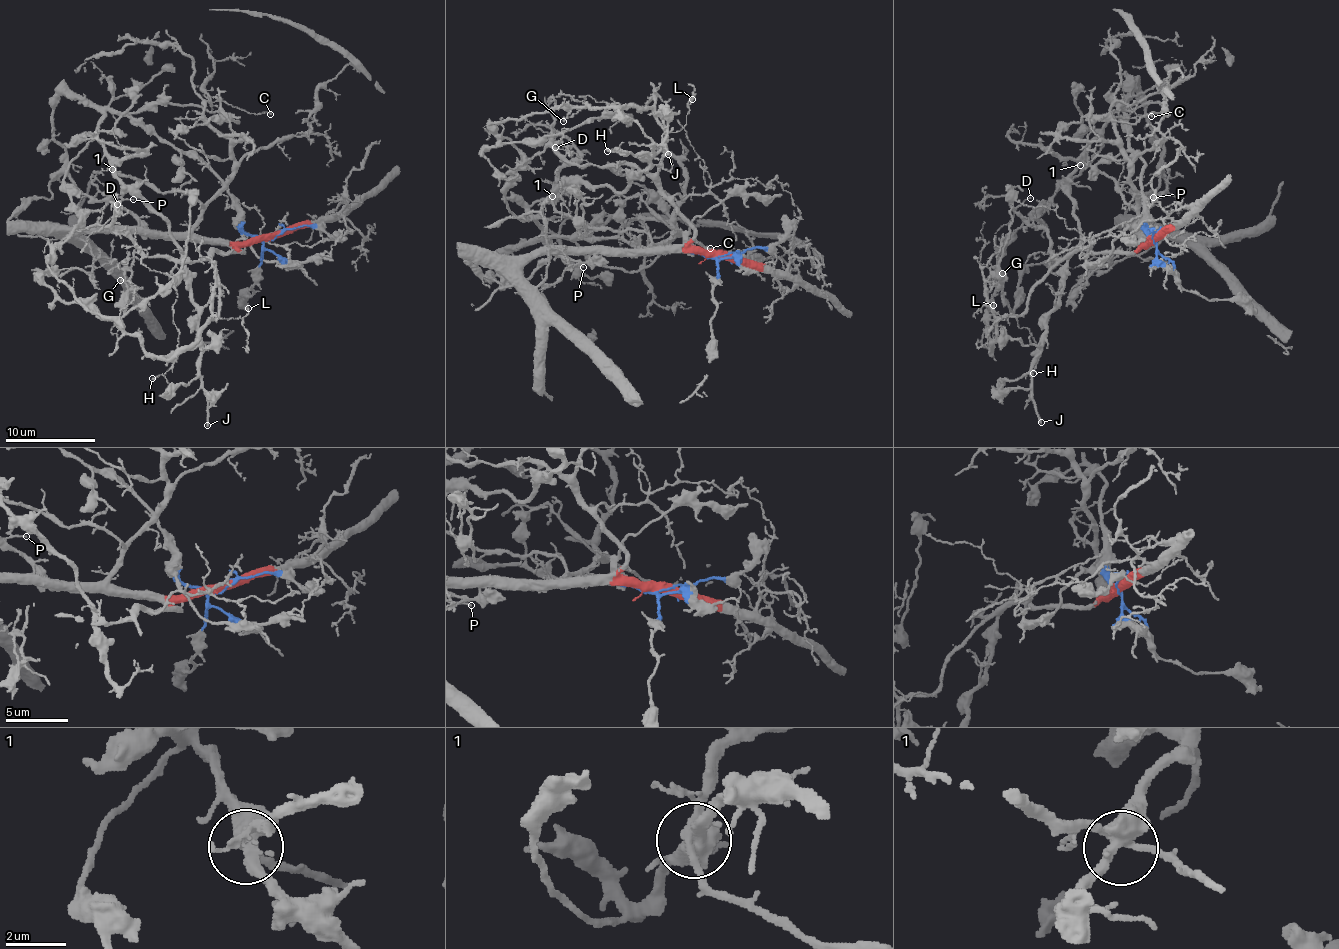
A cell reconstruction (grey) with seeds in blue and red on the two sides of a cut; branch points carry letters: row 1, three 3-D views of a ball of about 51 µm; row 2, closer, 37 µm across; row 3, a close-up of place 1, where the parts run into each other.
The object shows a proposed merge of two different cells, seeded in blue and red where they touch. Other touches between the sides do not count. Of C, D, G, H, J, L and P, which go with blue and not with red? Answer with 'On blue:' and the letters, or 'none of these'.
On blue: H, J, P

